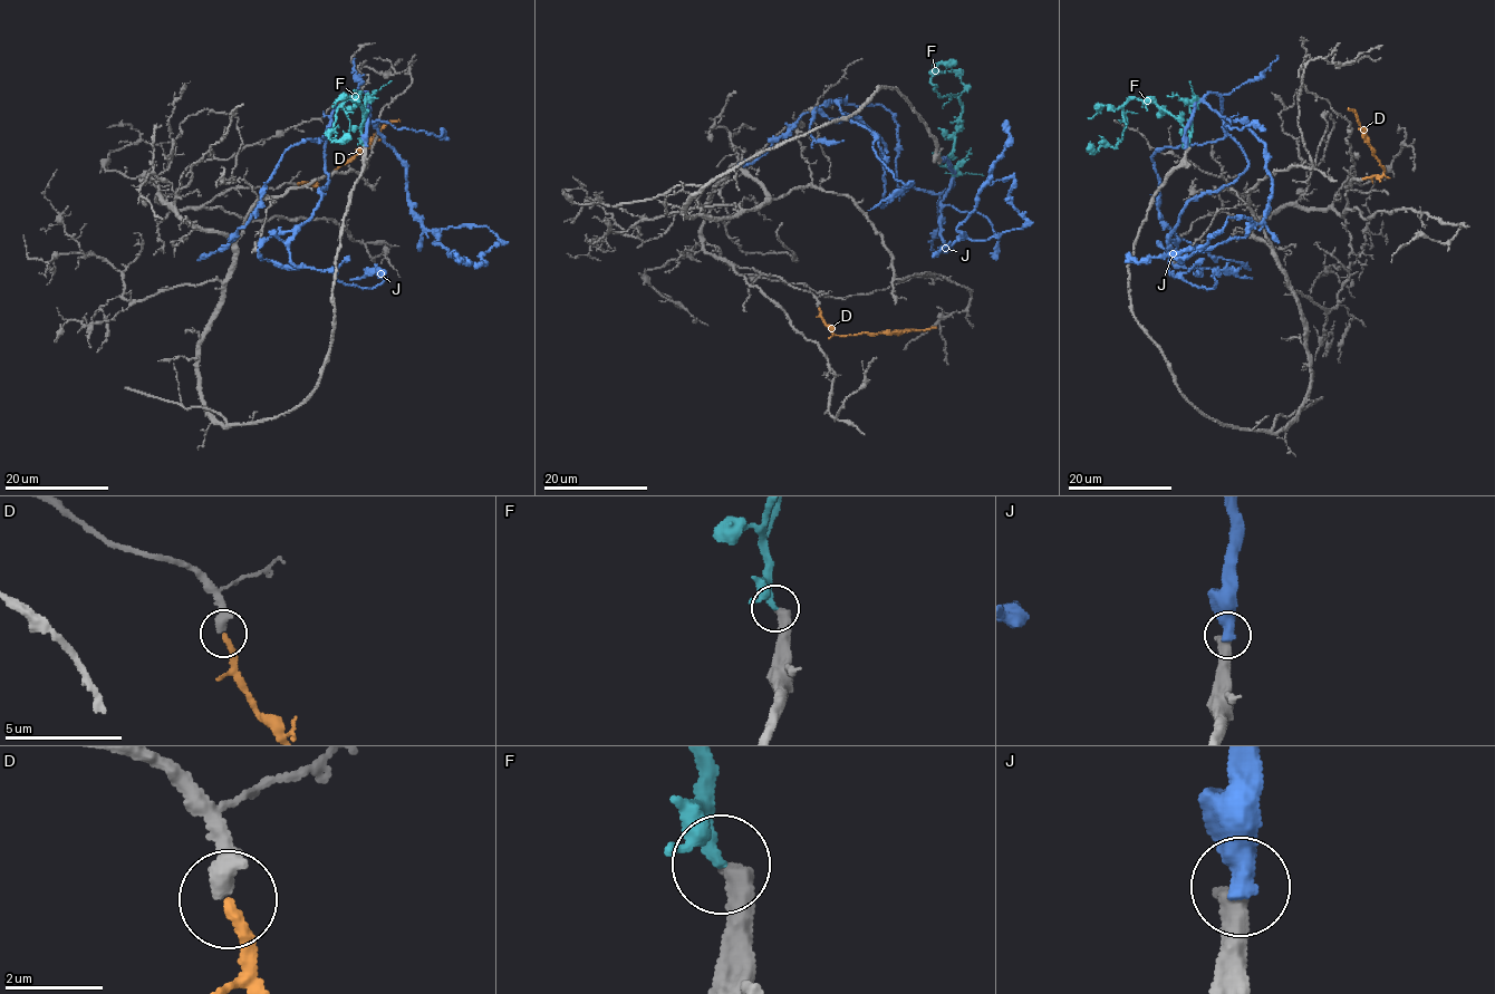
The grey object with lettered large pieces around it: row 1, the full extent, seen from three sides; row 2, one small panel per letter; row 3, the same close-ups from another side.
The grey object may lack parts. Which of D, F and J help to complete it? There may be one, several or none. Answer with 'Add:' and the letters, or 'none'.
Add: D

